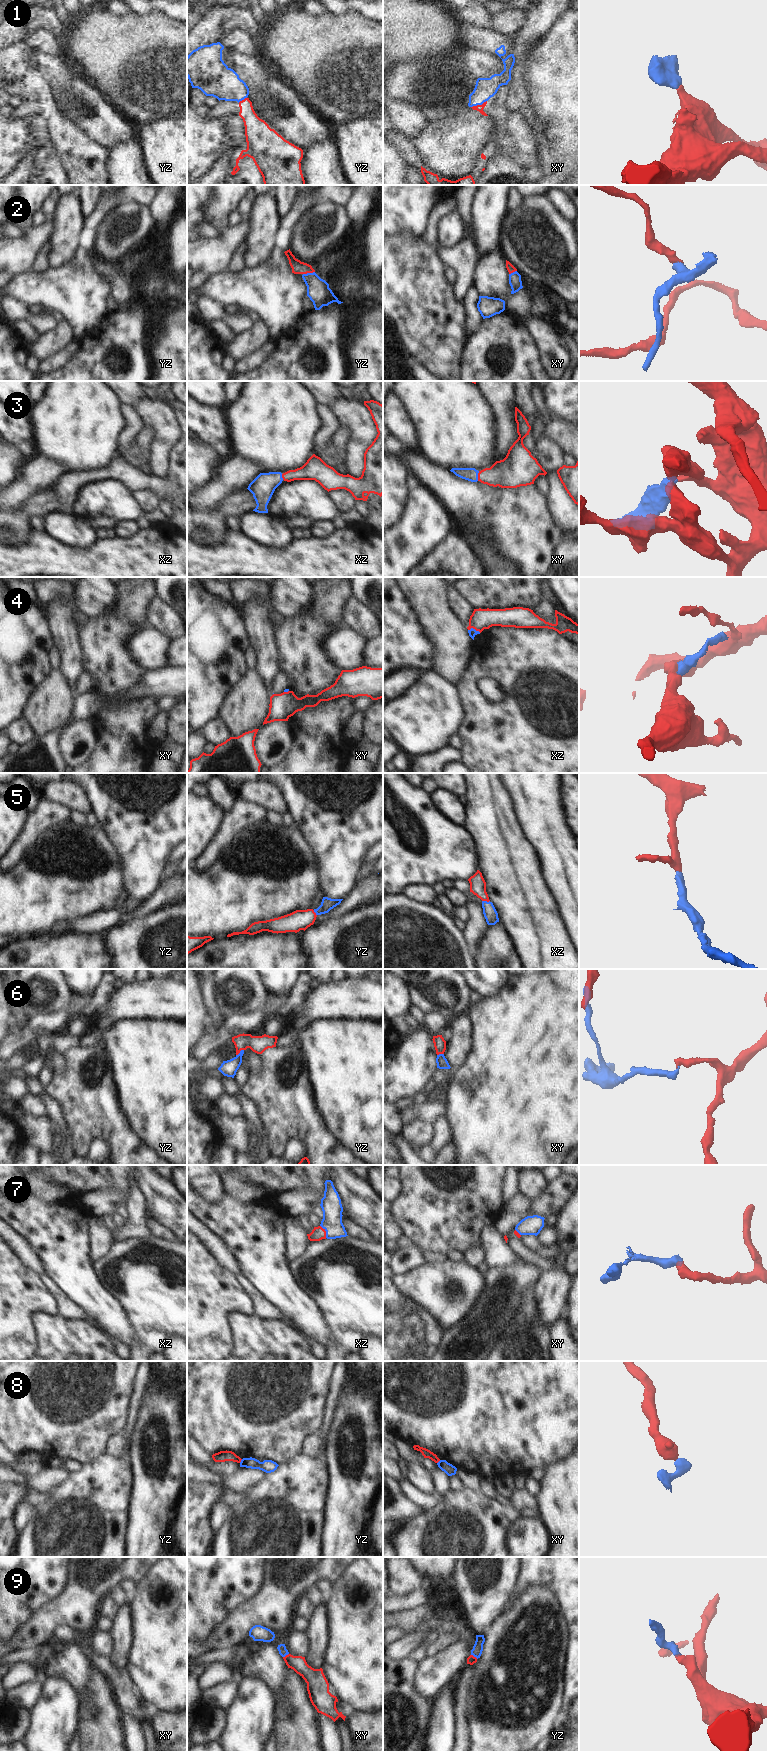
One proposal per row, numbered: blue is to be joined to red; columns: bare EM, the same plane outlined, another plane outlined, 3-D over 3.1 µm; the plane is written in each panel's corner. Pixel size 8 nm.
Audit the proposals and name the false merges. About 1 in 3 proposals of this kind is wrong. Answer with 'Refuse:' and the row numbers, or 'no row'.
Refuse: 4, 8

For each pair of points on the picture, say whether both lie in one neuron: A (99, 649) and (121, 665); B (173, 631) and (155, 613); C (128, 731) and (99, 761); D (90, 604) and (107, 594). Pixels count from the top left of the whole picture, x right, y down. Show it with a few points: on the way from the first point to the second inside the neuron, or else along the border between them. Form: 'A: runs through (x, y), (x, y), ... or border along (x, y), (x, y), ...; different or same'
A: runs through (104, 654), (116, 661); same
B: runs through (169, 627), (159, 617); same
C: runs through (122, 738), (106, 754); same
D: runs through (94, 600), (100, 594), (103, 594); same

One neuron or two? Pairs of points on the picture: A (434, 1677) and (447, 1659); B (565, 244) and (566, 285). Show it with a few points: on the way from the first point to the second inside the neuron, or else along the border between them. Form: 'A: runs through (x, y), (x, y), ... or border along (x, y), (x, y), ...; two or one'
A: runs through (436, 1673), (446, 1663); one
B: border along (566, 276), (562, 277), (550, 288); two

